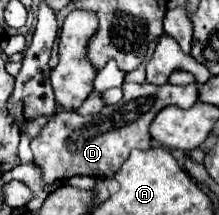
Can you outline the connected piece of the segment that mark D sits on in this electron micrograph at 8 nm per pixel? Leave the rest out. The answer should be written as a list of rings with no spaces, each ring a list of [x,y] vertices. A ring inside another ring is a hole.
[[[124,82],[124,96],[118,104],[102,108],[100,114],[94,118],[80,118],[70,120],[70,112],[60,110],[56,112],[54,120],[46,124],[46,128],[32,140],[34,162],[44,170],[44,182],[52,184],[56,180],[68,180],[72,176],[94,176],[106,178],[114,176],[122,162],[128,158],[130,150],[148,150],[152,138],[148,134],[150,122],[154,116],[166,106],[180,106],[190,108],[198,100],[196,84],[188,86],[154,86],[144,82],[142,84]]]

